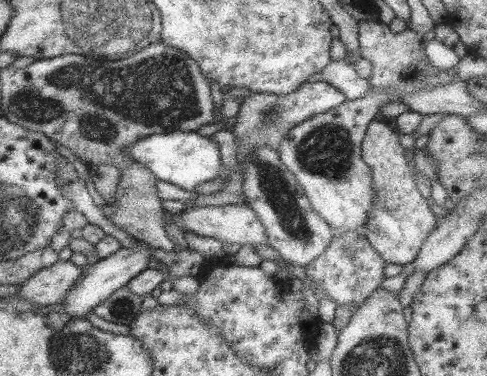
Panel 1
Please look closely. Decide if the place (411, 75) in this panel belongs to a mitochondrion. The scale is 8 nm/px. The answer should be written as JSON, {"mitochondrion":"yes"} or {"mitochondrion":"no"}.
{"mitochondrion":"no"}

